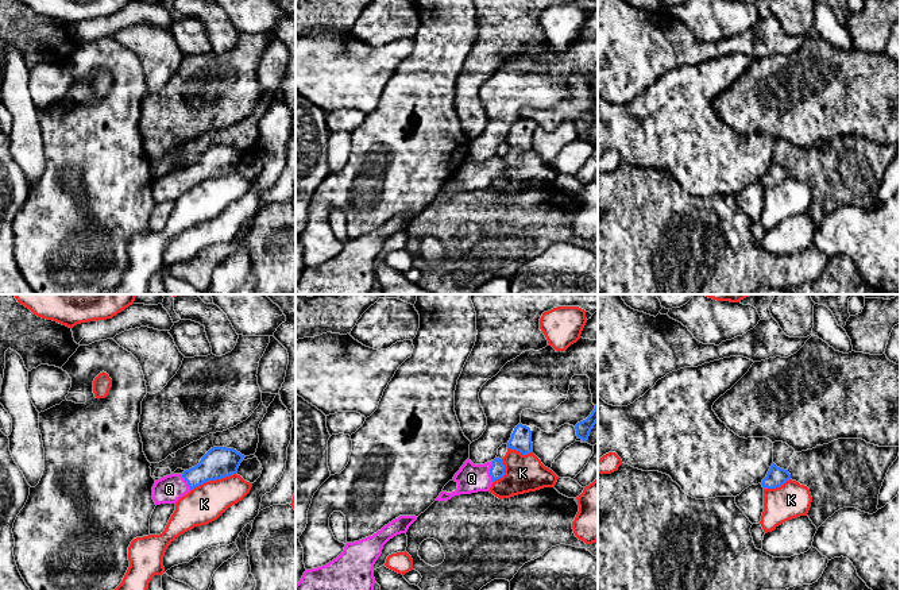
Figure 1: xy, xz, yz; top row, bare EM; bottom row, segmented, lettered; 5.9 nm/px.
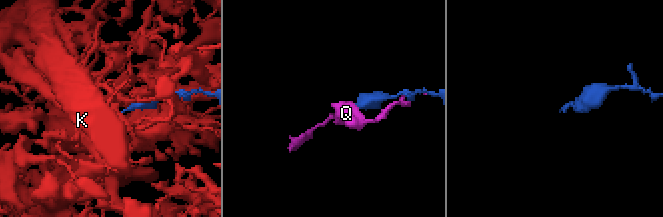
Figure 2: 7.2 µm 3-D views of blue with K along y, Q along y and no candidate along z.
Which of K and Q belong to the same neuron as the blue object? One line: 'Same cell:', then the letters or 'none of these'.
Same cell: Q

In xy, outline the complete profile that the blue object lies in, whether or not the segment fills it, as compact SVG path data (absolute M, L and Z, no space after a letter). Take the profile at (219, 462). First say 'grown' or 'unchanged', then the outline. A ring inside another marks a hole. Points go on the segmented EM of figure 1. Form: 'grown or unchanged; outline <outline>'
grown; outline M213 447L201 458L197 466L185 470L182 474L170 474L155 481L152 500L155 505L175 504L190 490L208 481L236 474L244 458L233 448Z

